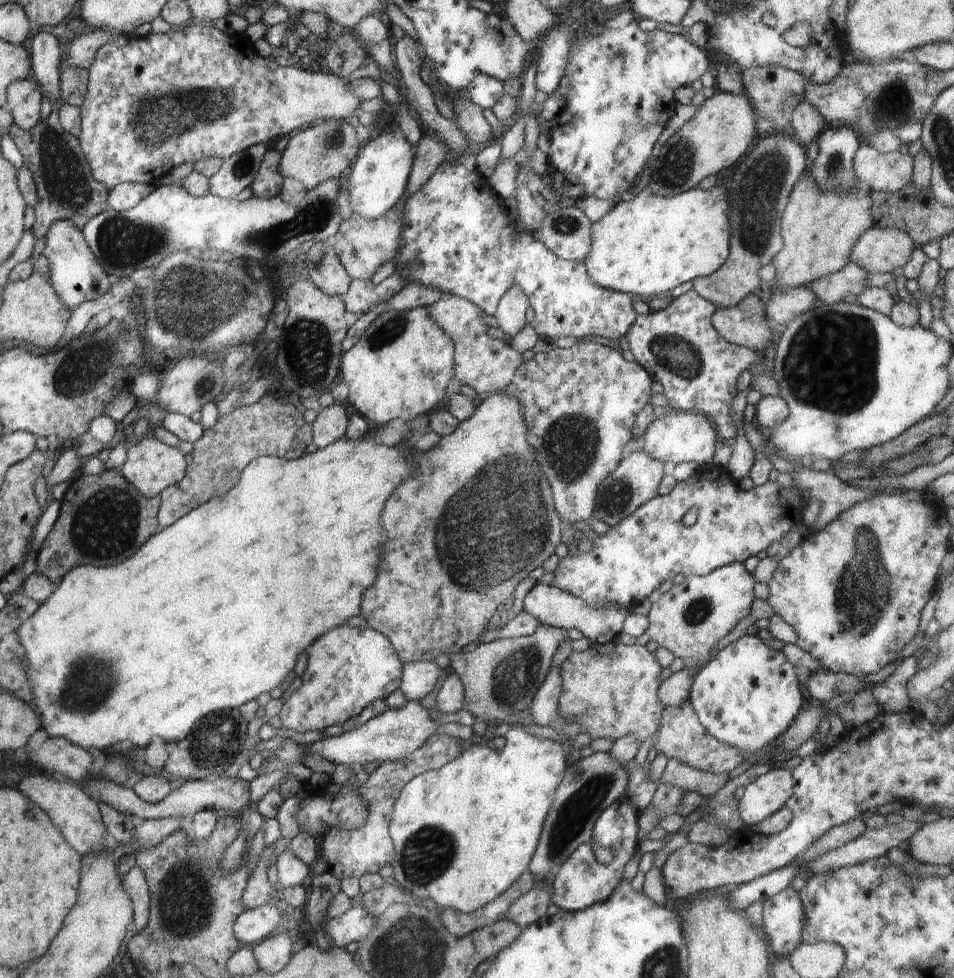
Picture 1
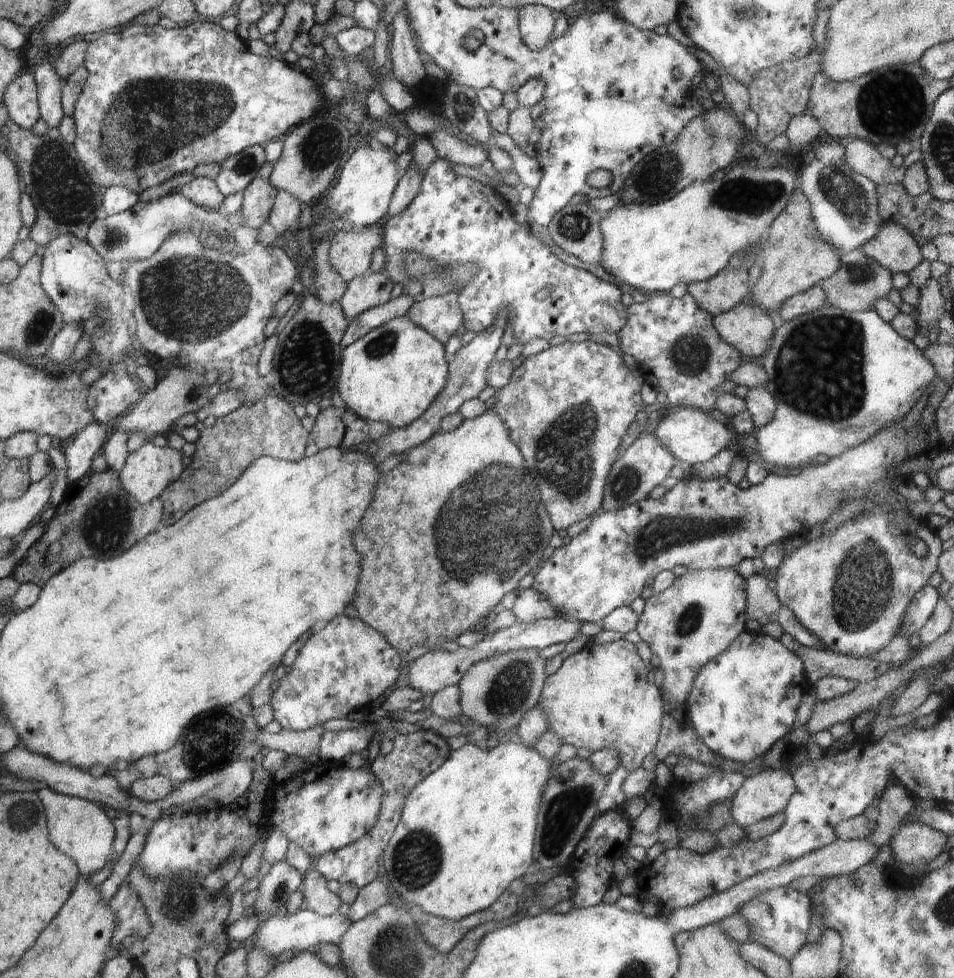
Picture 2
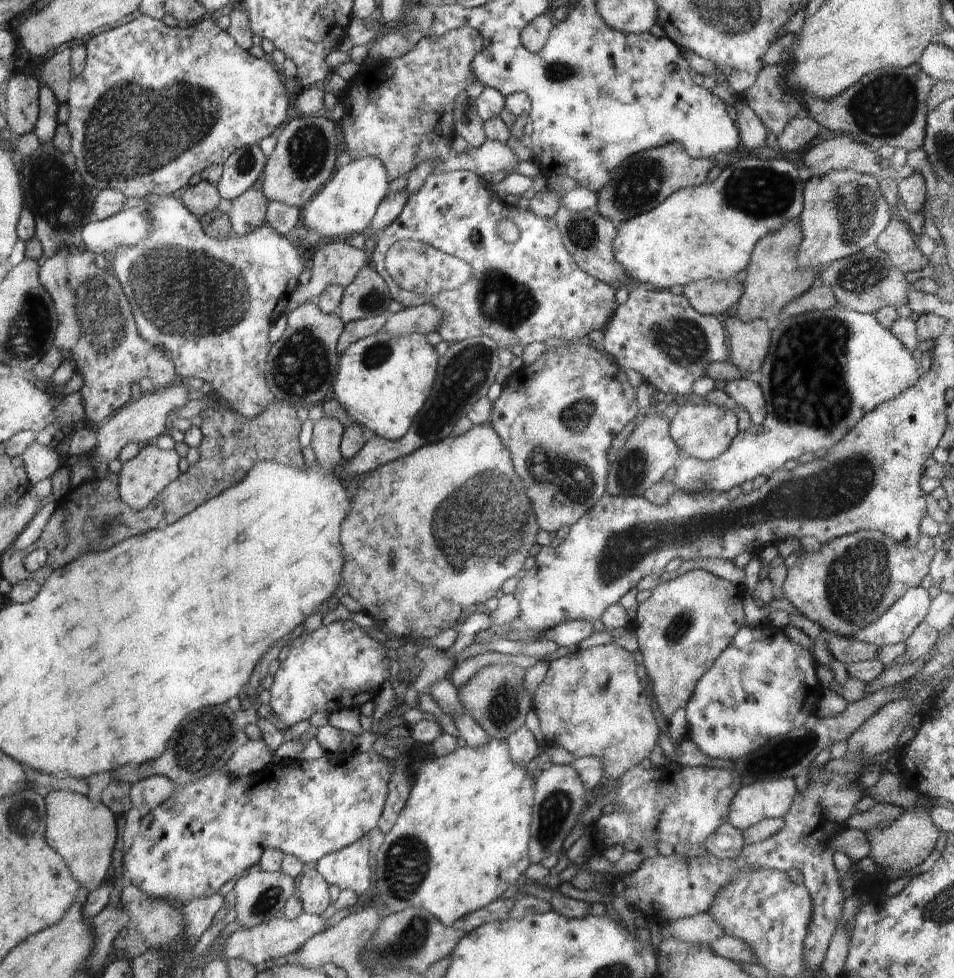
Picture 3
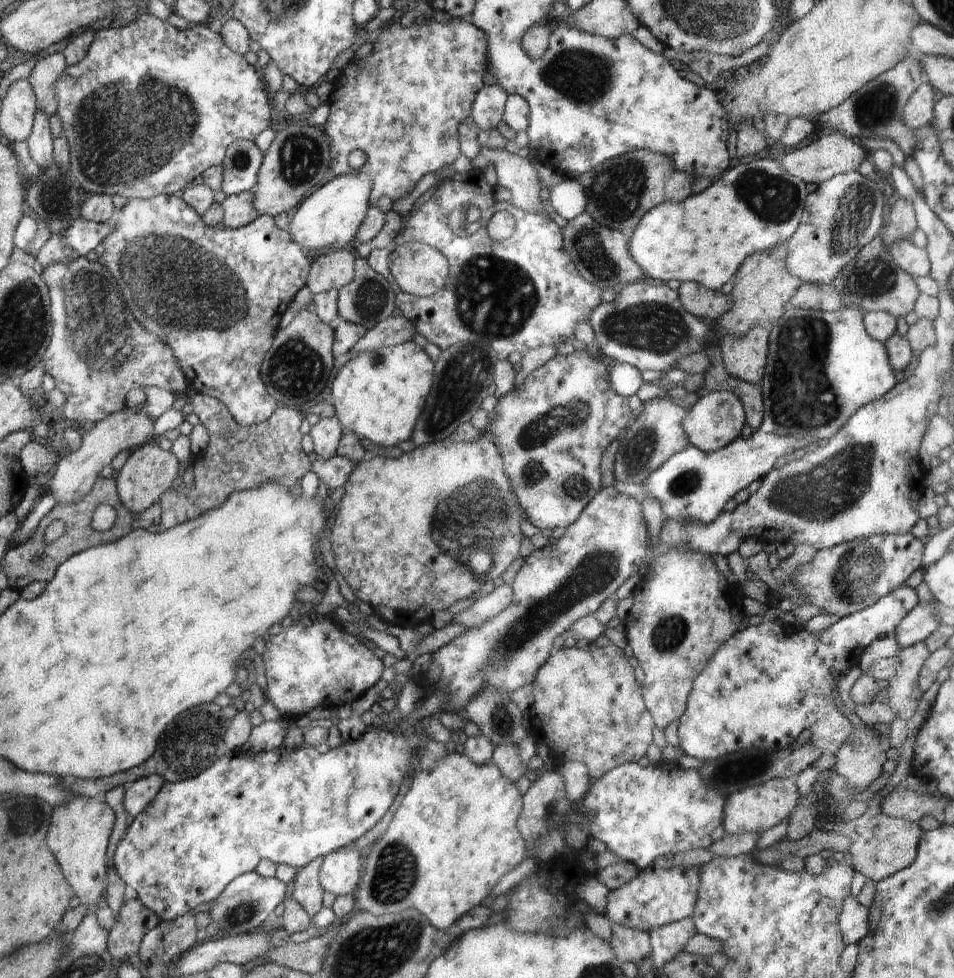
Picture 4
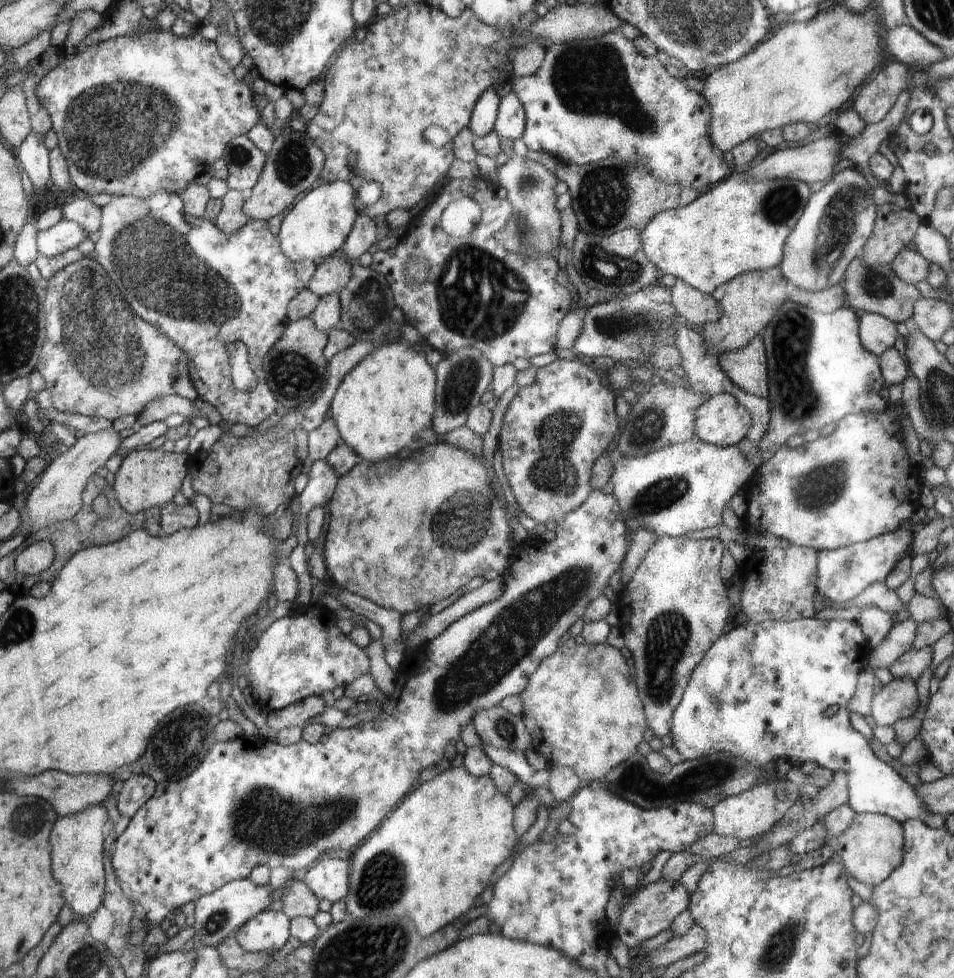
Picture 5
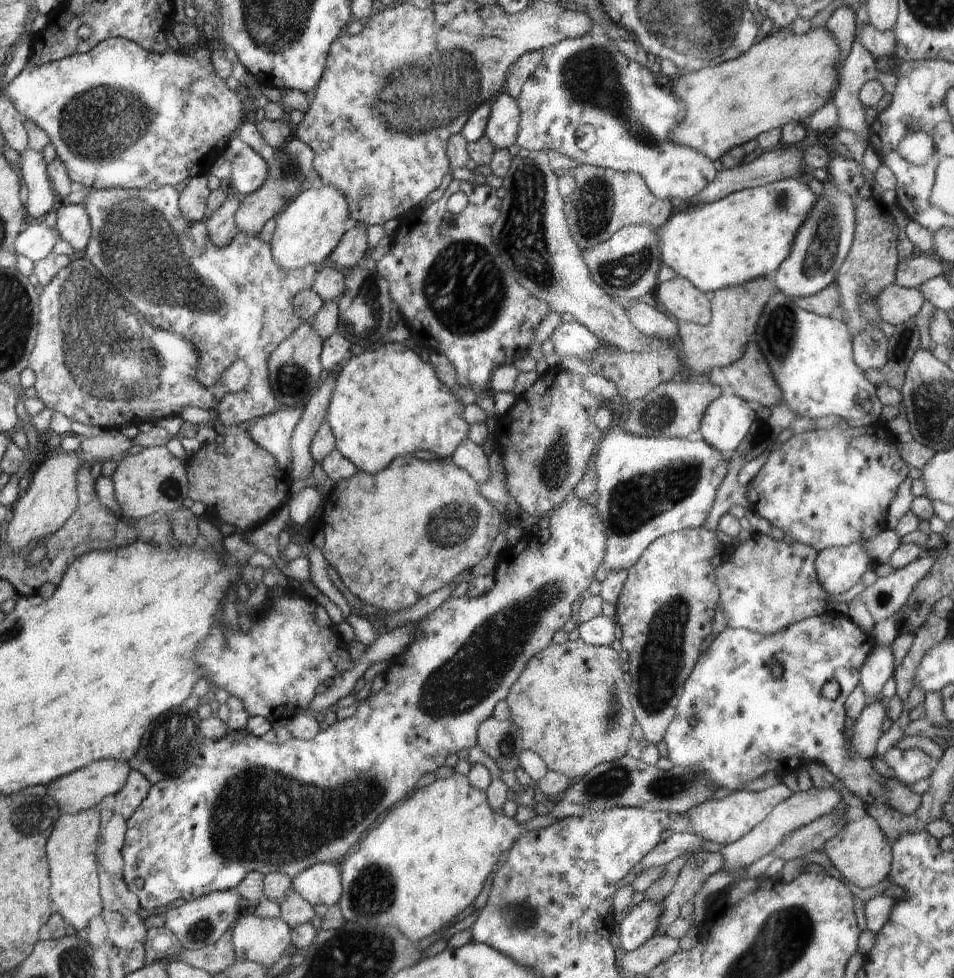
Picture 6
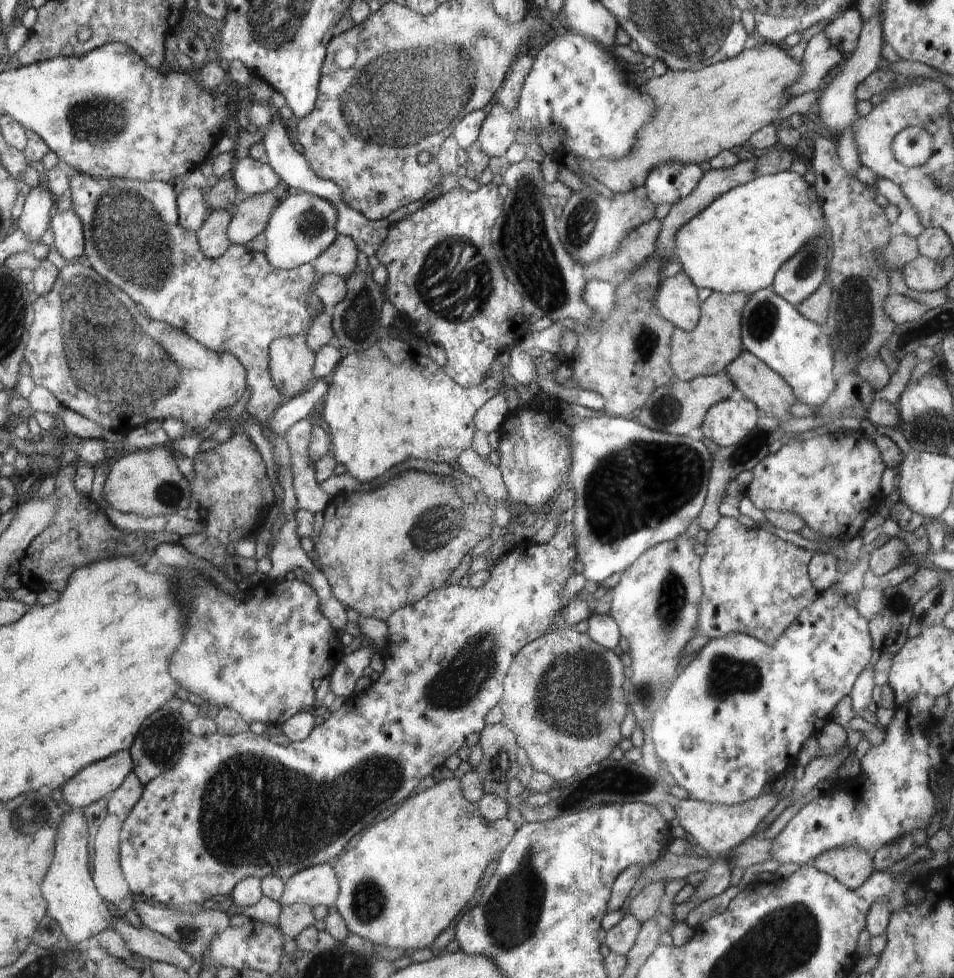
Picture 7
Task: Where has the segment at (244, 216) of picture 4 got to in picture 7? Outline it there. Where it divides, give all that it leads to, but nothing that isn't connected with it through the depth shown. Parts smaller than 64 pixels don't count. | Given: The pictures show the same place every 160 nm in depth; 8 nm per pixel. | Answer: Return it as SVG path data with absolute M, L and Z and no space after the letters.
M232 209L209 210L204 224L196 232L204 256L218 258L230 248L232 242L228 238L227 228L231 216Z

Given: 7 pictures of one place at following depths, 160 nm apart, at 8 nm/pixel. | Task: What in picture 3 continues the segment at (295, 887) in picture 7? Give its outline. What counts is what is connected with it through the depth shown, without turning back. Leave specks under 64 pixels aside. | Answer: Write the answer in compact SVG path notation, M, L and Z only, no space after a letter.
M364 836L357 843L350 844L339 852L332 852L318 860L316 869L330 884L340 890L352 890L360 898L366 895L372 880L372 859L370 859L371 841Z

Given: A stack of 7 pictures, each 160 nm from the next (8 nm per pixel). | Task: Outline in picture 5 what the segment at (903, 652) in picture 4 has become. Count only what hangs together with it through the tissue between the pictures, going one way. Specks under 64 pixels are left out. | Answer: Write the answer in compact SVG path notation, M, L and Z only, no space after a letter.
M894 678L874 696L870 715L877 726L894 725L918 710L917 688L910 678Z

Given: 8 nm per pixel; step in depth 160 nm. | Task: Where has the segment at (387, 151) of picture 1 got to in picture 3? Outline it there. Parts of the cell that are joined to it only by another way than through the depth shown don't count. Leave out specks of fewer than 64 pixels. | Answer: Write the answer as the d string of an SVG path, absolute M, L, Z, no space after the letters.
M370 156L347 160L334 174L334 179L302 210L301 220L308 231L319 233L321 238L344 241L347 237L362 233L372 223L377 208L389 195L390 183L388 170L378 158Z

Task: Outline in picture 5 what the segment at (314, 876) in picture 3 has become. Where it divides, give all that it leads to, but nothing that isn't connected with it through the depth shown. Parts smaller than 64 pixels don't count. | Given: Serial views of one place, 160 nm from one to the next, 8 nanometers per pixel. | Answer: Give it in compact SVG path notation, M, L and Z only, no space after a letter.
M298 876L284 889L281 900L283 904L281 910L290 920L297 919L298 916L313 918L318 912L319 899Z

